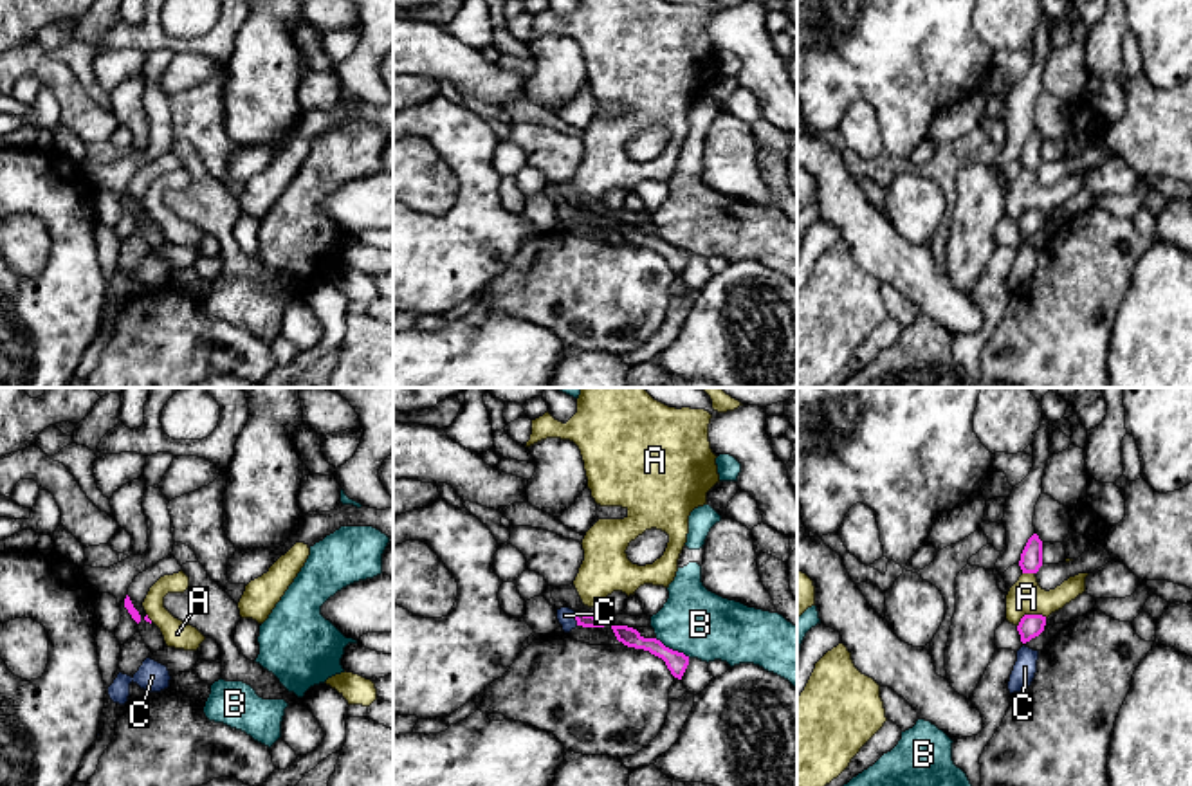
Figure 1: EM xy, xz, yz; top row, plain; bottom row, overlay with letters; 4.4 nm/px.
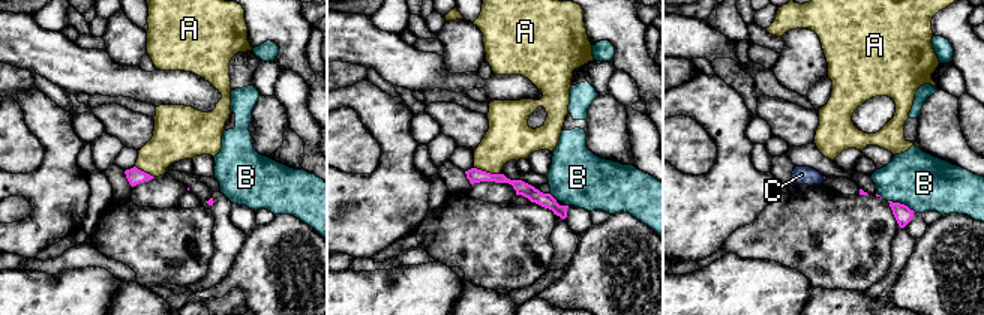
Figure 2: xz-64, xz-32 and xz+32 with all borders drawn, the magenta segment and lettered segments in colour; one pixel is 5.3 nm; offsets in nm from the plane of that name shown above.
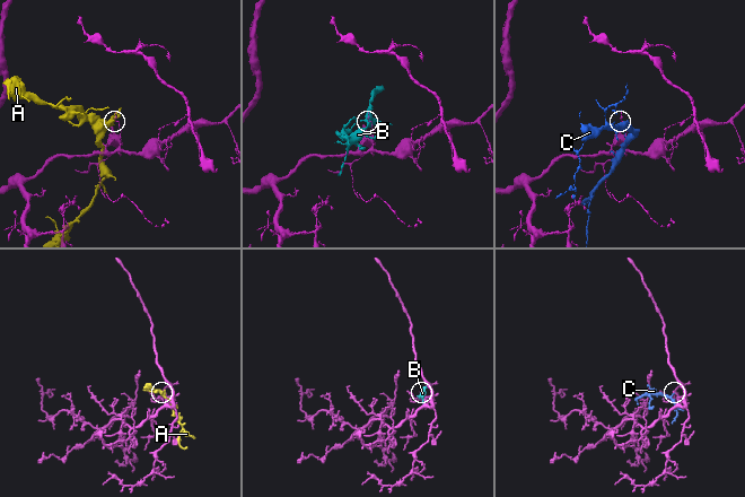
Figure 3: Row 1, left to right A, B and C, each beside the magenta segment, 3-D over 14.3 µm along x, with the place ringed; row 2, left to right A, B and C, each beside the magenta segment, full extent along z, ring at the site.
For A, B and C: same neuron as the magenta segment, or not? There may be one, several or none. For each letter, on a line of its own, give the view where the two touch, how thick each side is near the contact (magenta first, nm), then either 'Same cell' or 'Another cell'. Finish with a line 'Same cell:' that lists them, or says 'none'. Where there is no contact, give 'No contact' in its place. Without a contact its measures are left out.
A: Touches magenta in yz. Thickness 110 nm (magenta) against 160 nm. Another cell
B: Touches magenta in xz. Thickness 100 nm (magenta) against 300 nm. Another cell
C: Touches magenta in xz. Thickness 80 nm (magenta) against 80 nm. Another cell
Same cell: none

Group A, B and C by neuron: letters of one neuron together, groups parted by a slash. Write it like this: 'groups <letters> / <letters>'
groups A / B / C

